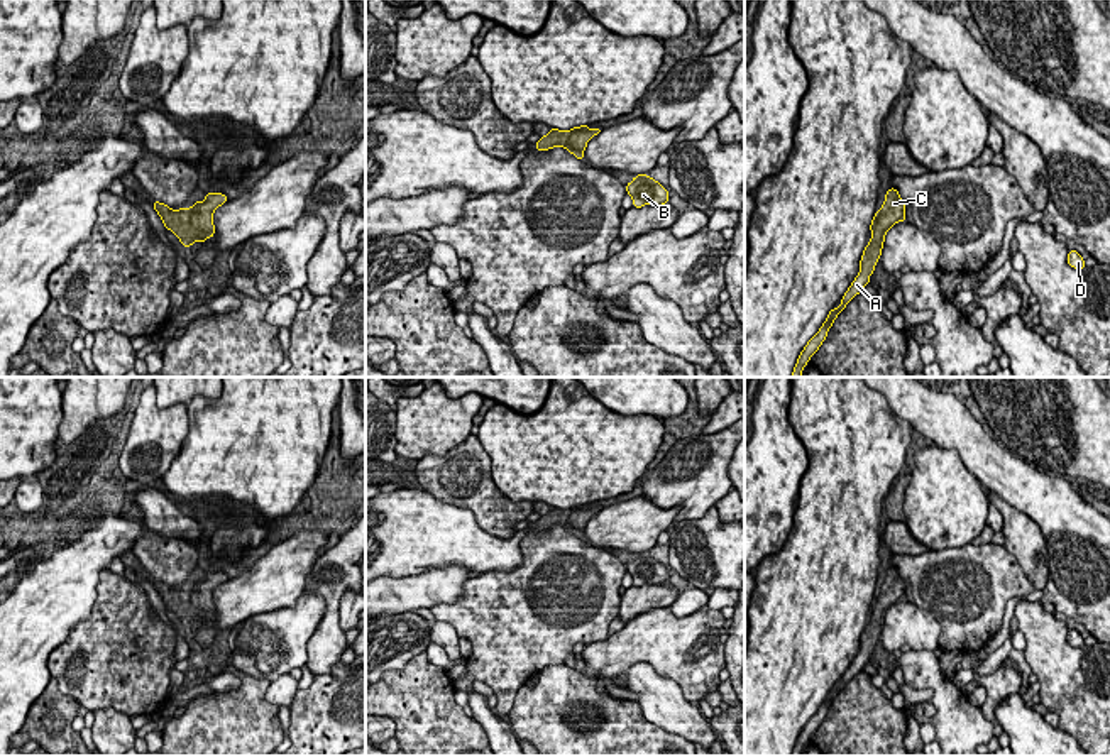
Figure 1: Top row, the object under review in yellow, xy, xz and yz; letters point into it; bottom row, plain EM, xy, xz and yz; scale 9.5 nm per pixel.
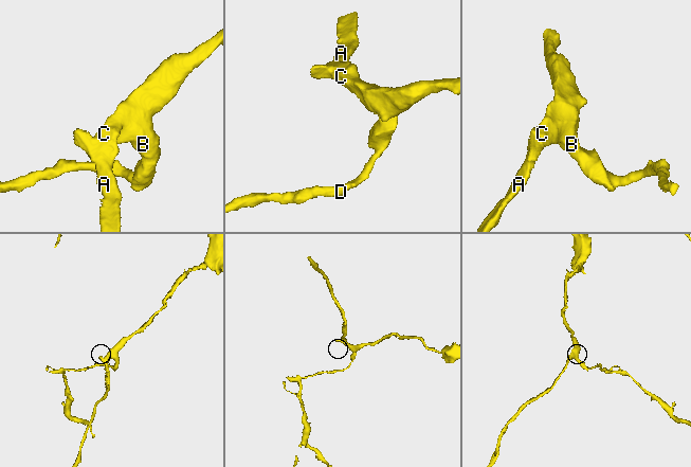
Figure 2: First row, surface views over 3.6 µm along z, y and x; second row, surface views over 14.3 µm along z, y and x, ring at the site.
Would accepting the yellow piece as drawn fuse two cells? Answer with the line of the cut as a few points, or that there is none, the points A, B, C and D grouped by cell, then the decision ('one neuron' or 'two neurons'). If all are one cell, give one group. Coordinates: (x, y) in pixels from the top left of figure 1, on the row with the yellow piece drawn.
cut none; groups A B C D; one neuron

